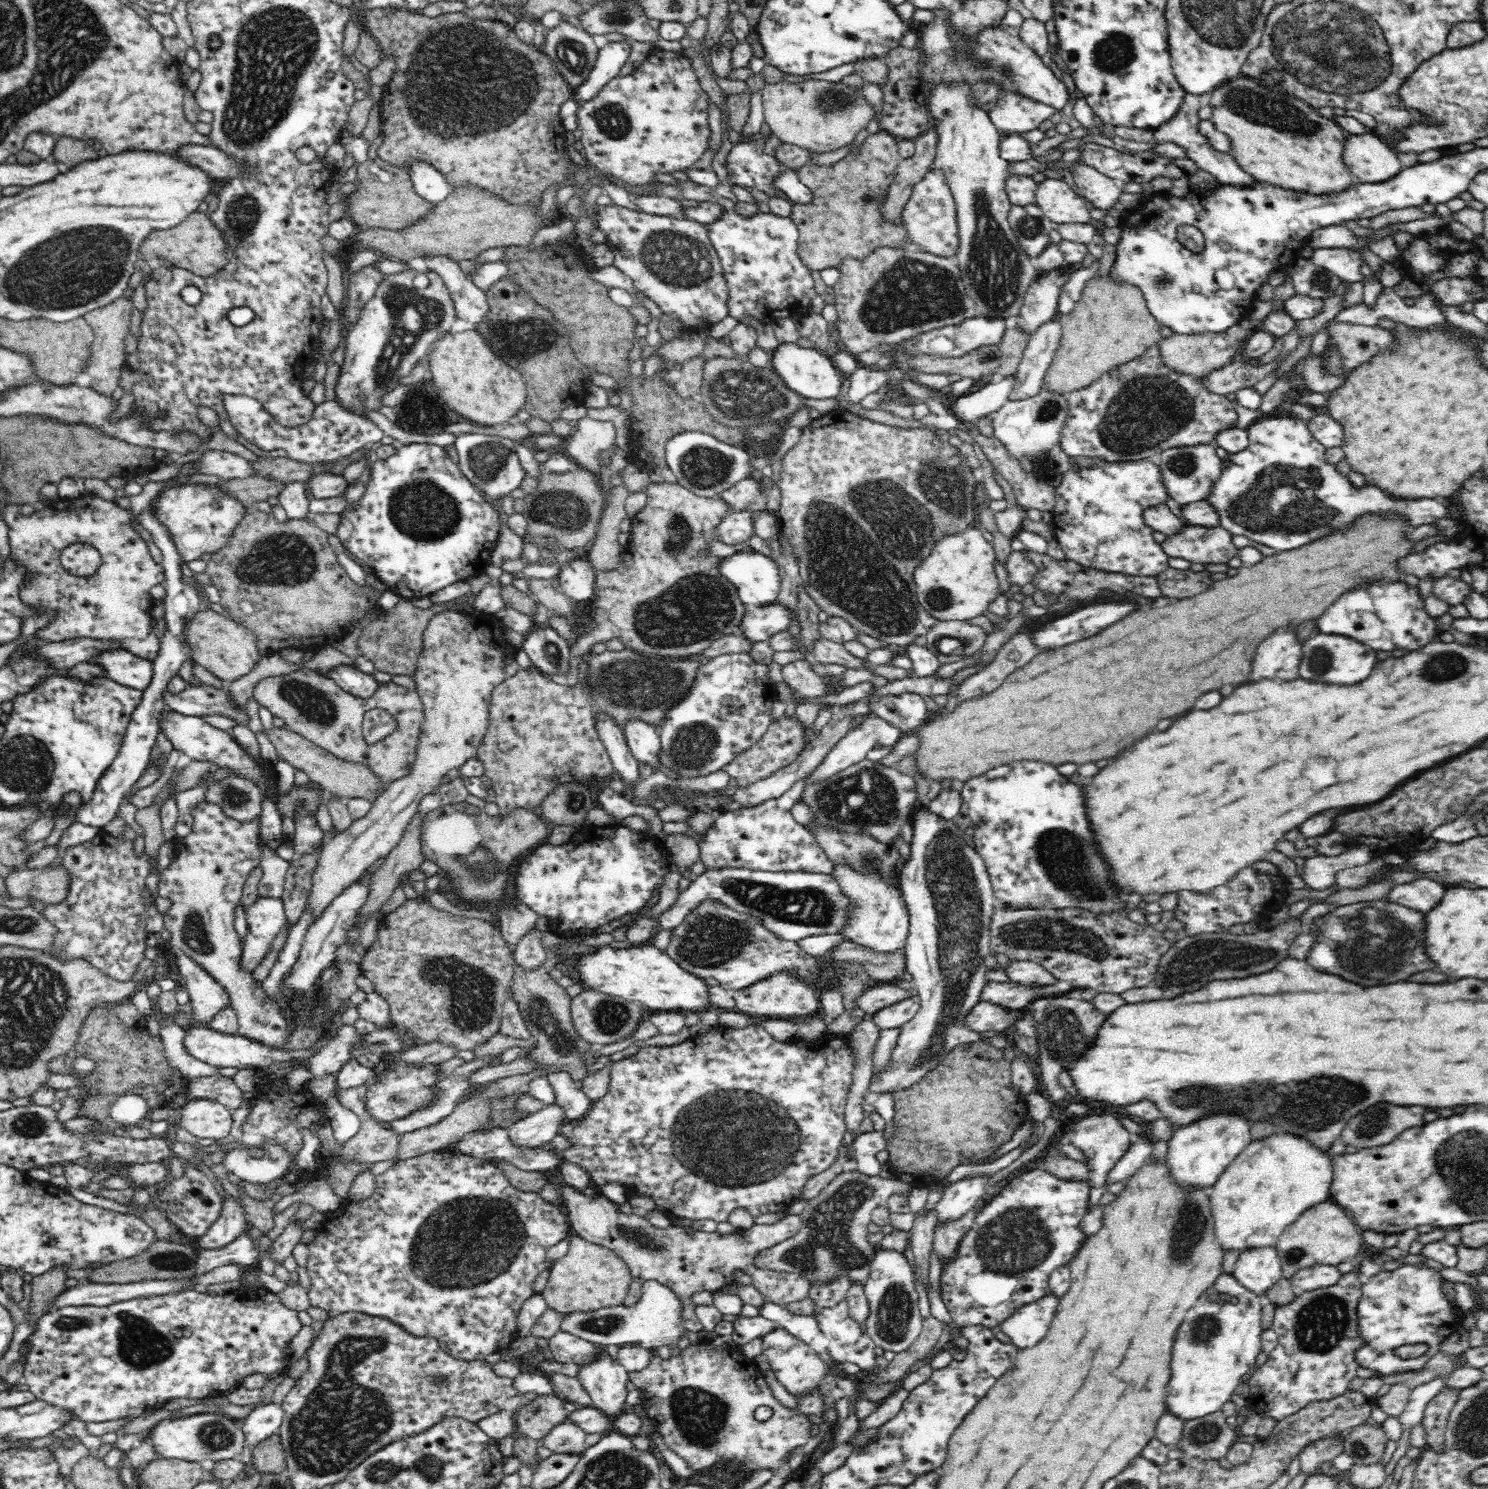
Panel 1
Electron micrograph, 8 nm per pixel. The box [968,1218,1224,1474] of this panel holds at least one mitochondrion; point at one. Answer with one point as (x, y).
(1204, 1434)

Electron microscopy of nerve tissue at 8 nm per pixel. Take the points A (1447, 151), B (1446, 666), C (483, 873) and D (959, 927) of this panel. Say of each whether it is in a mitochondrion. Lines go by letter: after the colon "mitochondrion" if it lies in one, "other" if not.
A: other
B: mitochondrion
C: mitochondrion
D: mitochondrion

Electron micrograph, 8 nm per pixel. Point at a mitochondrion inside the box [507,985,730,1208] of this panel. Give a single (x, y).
(541, 1017)

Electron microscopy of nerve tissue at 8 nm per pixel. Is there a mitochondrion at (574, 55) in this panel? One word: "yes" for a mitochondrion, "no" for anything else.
yes

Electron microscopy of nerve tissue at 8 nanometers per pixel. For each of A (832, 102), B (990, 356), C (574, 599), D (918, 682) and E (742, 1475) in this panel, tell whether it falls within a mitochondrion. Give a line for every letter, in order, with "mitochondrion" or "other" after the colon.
A: mitochondrion
B: mitochondrion
C: other
D: other
E: other

